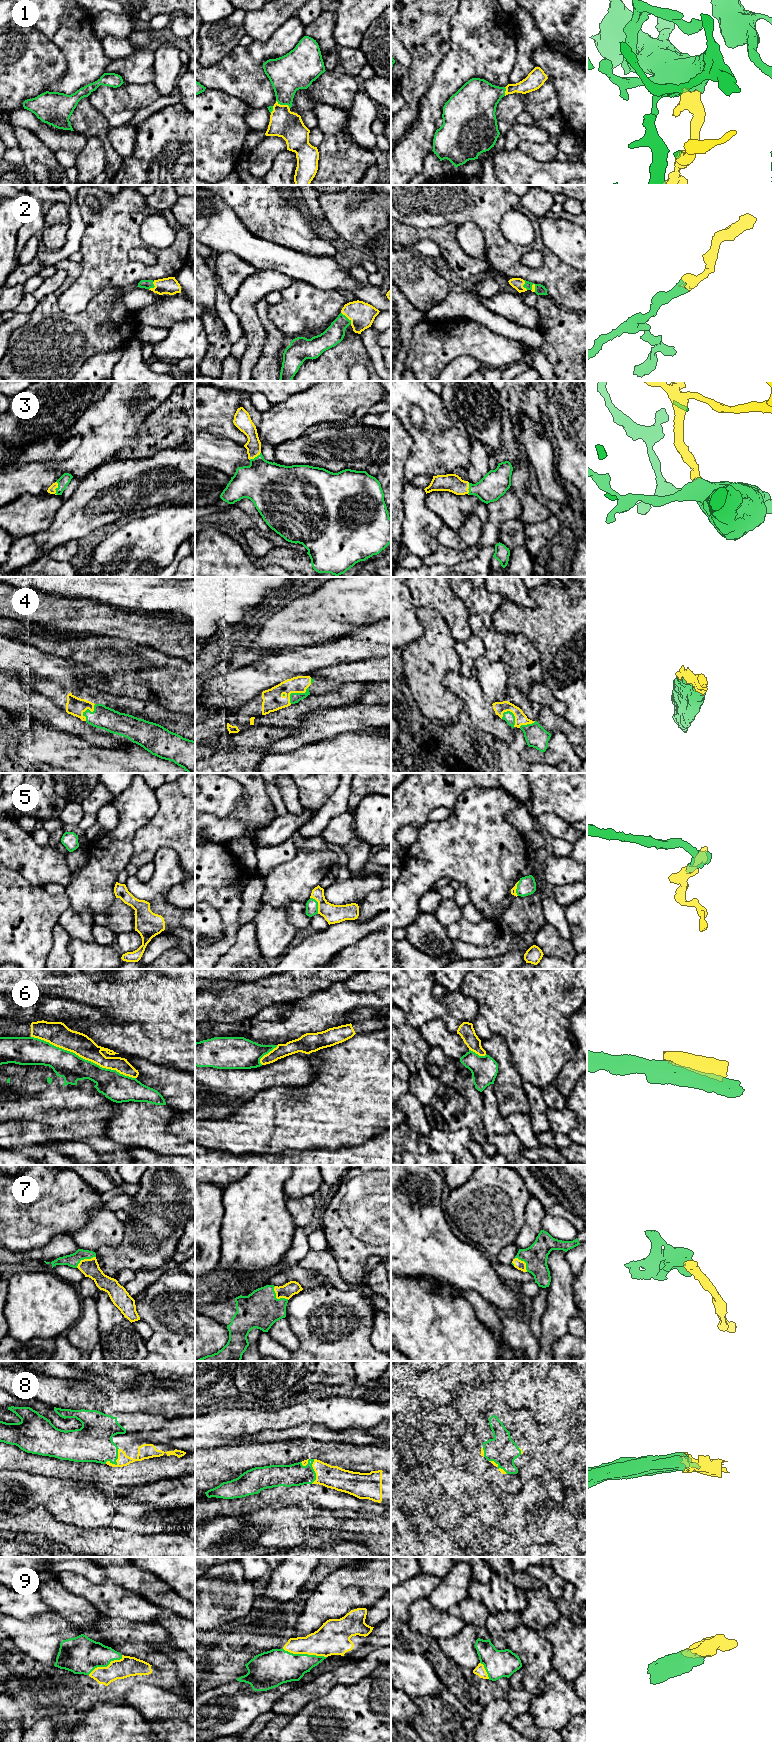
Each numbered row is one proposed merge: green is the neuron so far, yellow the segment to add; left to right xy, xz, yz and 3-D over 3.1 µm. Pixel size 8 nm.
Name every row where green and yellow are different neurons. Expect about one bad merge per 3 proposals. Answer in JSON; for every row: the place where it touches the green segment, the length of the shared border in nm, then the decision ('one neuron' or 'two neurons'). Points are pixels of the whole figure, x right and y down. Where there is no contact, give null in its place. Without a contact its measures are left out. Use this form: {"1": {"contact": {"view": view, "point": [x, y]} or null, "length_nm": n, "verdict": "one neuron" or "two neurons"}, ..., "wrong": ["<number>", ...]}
{"1": {"contact": {"view": "xz", "point": [283, 104]}, "length_nm": 130, "verdict": "one neuron"}, "2": {"contact": {"view": "xz", "point": [347, 318]}, "length_nm": 130, "verdict": "one neuron"}, "3": {"contact": {"view": "xy", "point": [56, 488]}, "length_nm": 110, "verdict": "one neuron"}, "4": {"contact": {"view": "xz", "point": [296, 693]}, "length_nm": 200, "verdict": "one neuron"}, "5": {"contact": {"view": "xz", "point": [317, 904]}, "length_nm": 150, "verdict": "one neuron"}, "6": {"contact": {"view": "xy", "point": [82, 1058]}, "length_nm": 900, "verdict": "two neurons"}, "7": {"contact": {"view": "xz", "point": [276, 1298]}, "length_nm": 160, "verdict": "one neuron"}, "8": {"contact": {"view": "xy", "point": [115, 1461]}, "length_nm": 170, "verdict": "one neuron"}, "9": {"contact": {"view": "xz", "point": [304, 1654]}, "length_nm": 360, "verdict": "one neuron"}, "wrong": ["6"]}

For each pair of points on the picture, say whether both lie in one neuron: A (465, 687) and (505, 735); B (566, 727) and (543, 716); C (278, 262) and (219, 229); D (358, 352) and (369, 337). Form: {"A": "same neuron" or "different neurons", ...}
{"A": "same neuron", "B": "same neuron", "C": "same neuron", "D": "different neurons"}

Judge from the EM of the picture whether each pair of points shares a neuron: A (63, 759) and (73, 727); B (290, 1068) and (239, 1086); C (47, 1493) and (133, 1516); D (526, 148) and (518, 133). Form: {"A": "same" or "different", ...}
{"A": "different", "B": "same", "C": "same", "D": "different"}

